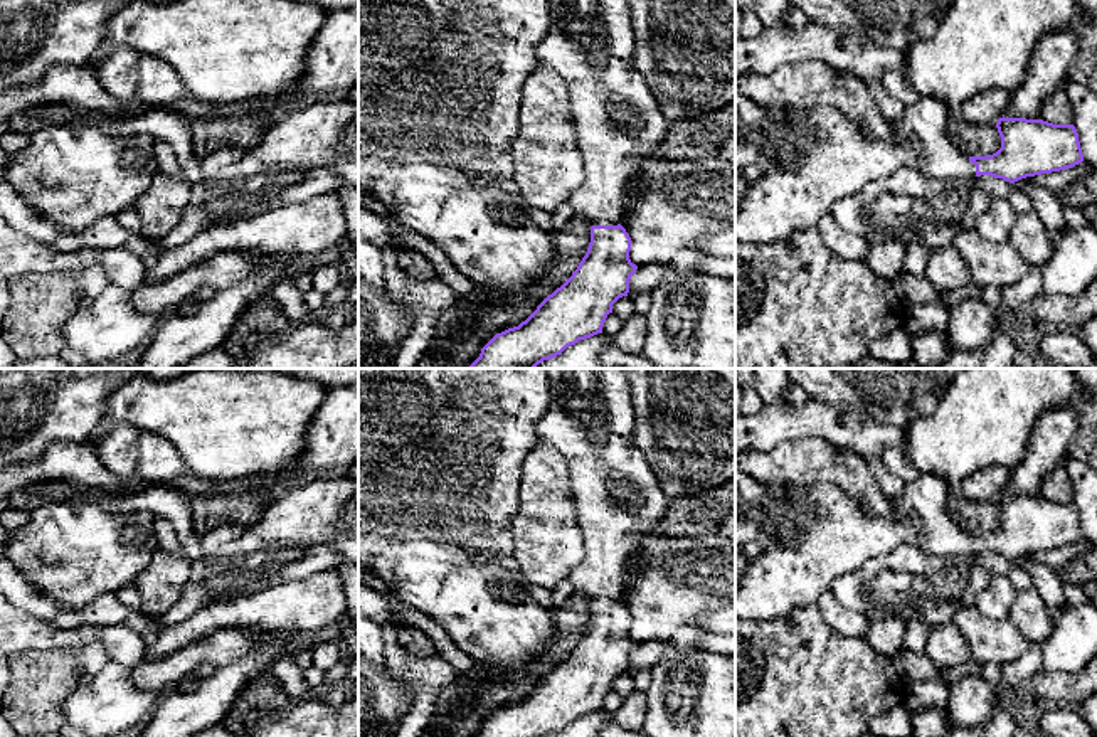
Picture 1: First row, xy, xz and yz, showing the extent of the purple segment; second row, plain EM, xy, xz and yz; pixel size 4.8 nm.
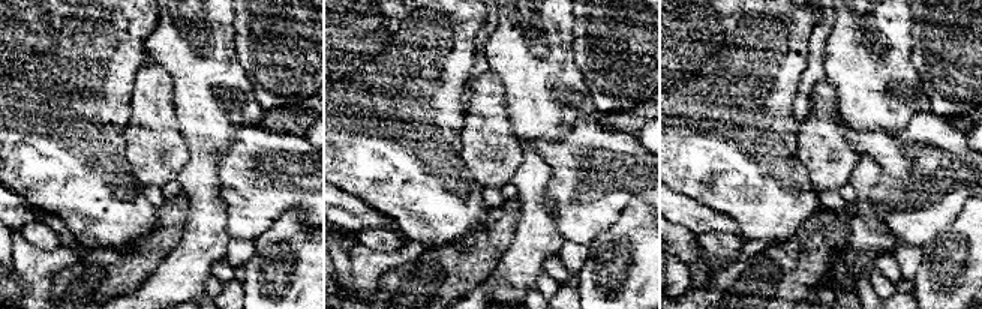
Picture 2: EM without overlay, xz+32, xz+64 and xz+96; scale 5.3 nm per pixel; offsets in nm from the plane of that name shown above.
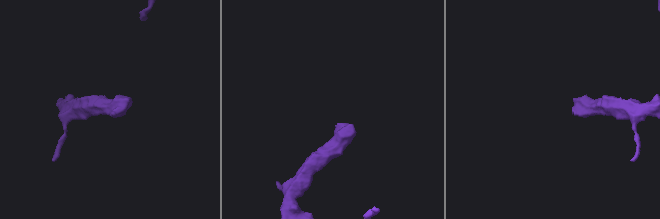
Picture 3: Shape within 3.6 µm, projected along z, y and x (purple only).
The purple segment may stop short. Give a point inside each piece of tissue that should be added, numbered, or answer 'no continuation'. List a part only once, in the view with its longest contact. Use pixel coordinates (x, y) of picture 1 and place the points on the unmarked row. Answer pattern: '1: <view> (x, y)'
1: xz (589, 419)

